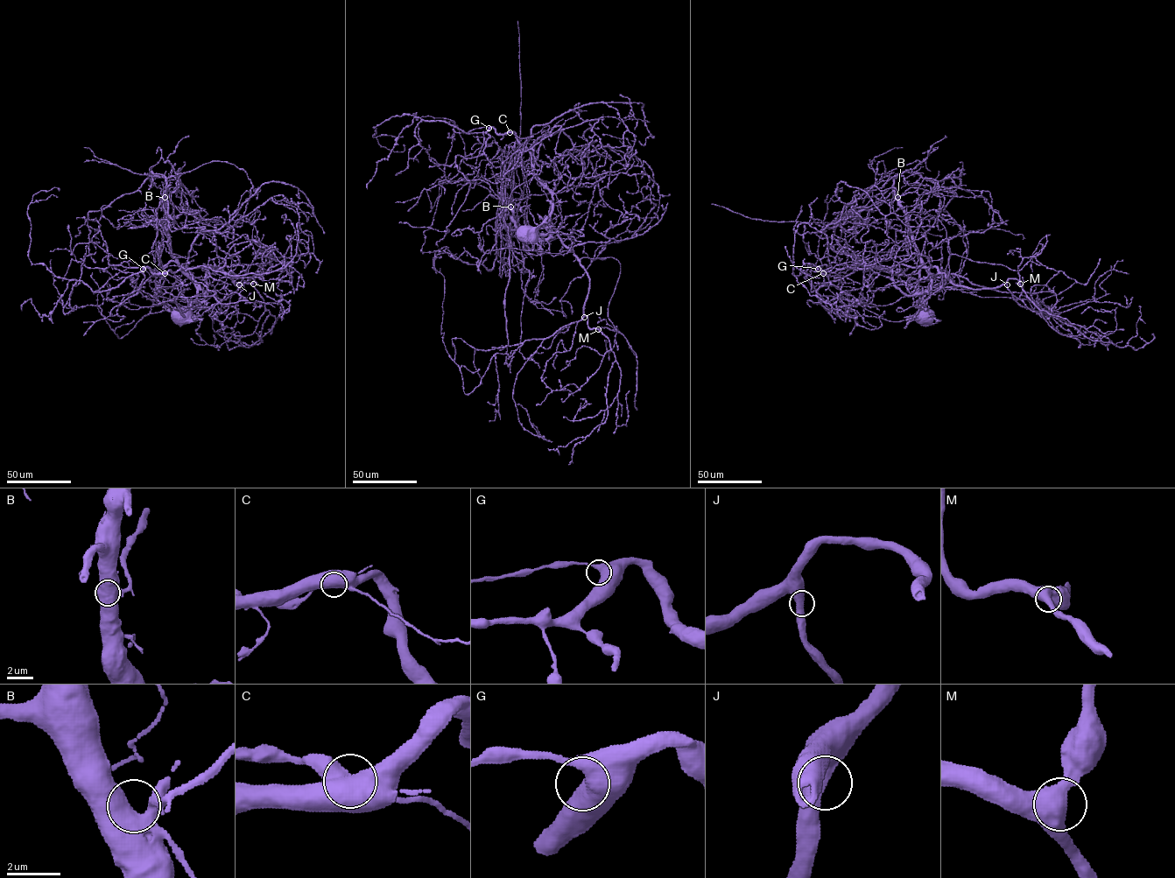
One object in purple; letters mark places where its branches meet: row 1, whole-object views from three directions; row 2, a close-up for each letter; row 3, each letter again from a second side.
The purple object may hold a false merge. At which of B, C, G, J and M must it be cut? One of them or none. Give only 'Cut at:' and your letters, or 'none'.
Cut at: C

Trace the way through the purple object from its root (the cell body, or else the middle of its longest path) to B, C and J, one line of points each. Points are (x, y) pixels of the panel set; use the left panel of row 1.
B: (181, 318), (198, 305), (197, 290), (195, 280), (172, 254), (165, 197)
C: (181, 318), (198, 305), (198, 291), (201, 290), (204, 295), (207, 270), (184, 268), (165, 273)
J: (181, 318), (191, 310), (211, 307), (220, 301), (227, 293), (228, 273), (239, 284)

